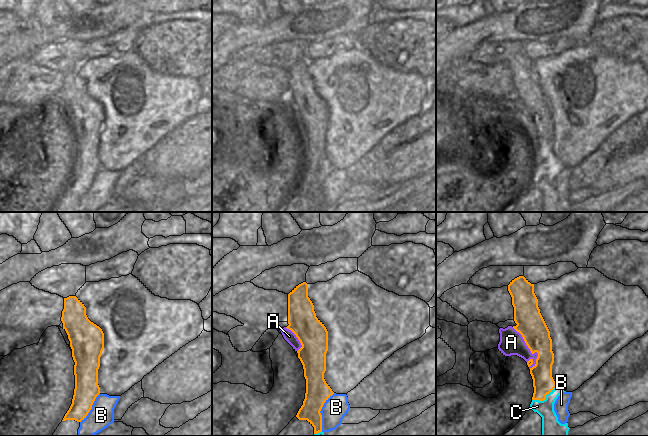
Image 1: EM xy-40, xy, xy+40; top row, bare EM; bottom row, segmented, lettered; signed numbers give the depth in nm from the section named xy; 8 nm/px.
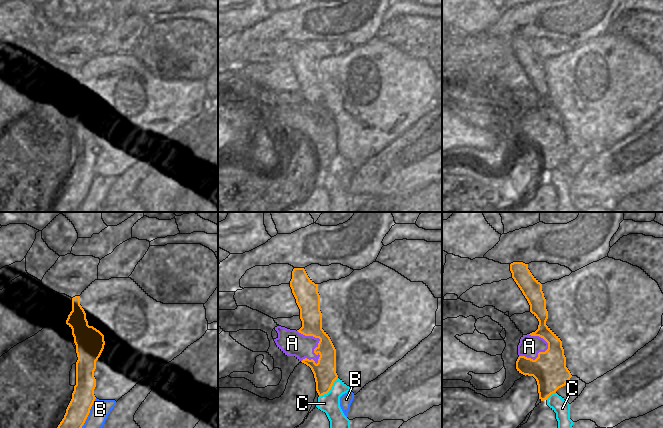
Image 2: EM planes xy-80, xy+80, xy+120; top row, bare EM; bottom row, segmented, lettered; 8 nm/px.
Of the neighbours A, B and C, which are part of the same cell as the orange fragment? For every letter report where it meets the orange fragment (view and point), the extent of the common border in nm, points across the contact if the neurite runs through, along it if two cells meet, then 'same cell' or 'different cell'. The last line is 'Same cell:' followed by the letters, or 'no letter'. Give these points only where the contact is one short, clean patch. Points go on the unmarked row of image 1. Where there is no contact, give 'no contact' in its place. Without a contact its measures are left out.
A: meets orange in xy+40 at (530, 126); contact 360 nm long; border along xy+40 (512, 103), (529, 126), (537, 129), (531, 144); different cell
B: meets orange in xy at (319, 188); contact 320 nm long; different cell
C: meets orange in xy+40 at (545, 174); contact 240 nm long; border along xy+40 (557, 161), (544, 175), (532, 176); different cell
Same cell: no letter

